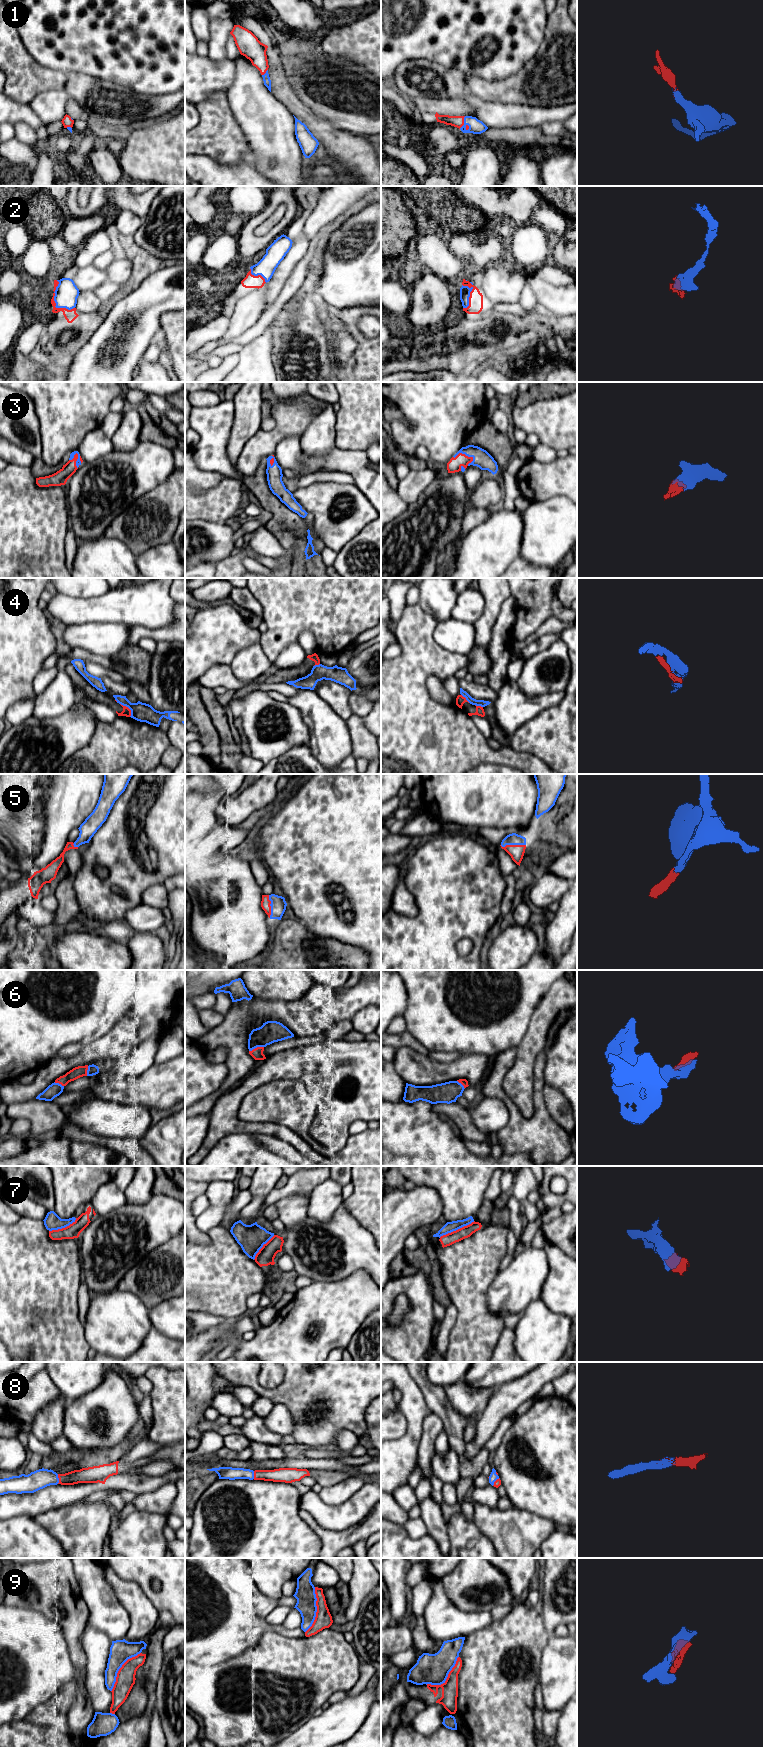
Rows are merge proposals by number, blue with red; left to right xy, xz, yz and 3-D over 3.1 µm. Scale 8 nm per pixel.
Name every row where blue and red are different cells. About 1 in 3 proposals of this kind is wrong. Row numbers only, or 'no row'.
4, 7, 9

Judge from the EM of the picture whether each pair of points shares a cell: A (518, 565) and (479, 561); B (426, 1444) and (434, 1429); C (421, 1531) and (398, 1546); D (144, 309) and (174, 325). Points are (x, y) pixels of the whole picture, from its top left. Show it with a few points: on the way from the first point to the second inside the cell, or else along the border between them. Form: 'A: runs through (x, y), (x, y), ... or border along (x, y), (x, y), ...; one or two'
A: border along (519, 555), (507, 567); two
B: runs through (427, 1440), (430, 1433); one
C: border along (403, 1525), (413, 1538), (421, 1538), (427, 1534); two
D: border along (174, 310), (167, 311), (160, 317), (161, 328); two

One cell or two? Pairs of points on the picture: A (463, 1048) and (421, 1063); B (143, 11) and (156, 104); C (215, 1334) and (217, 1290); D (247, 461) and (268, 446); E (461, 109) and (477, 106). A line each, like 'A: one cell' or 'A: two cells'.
A: two cells
B: two cells
C: two cells
D: one cell
E: two cells

